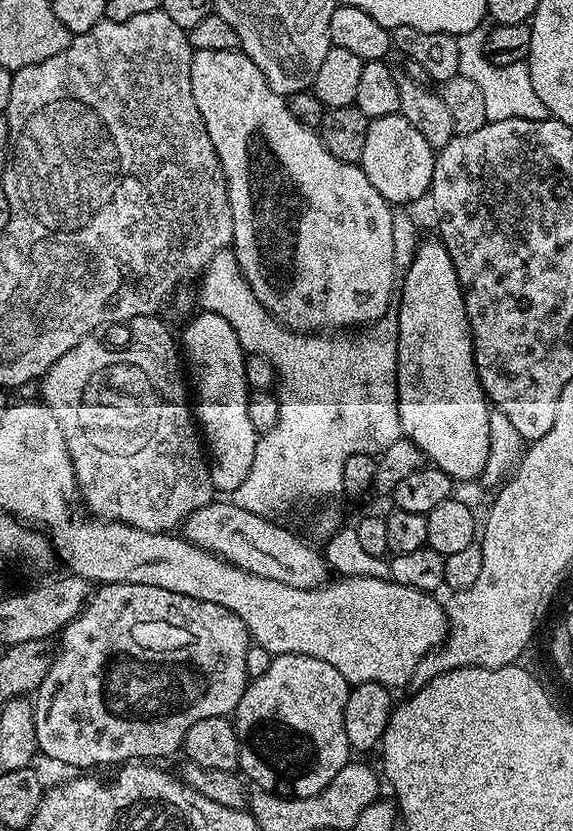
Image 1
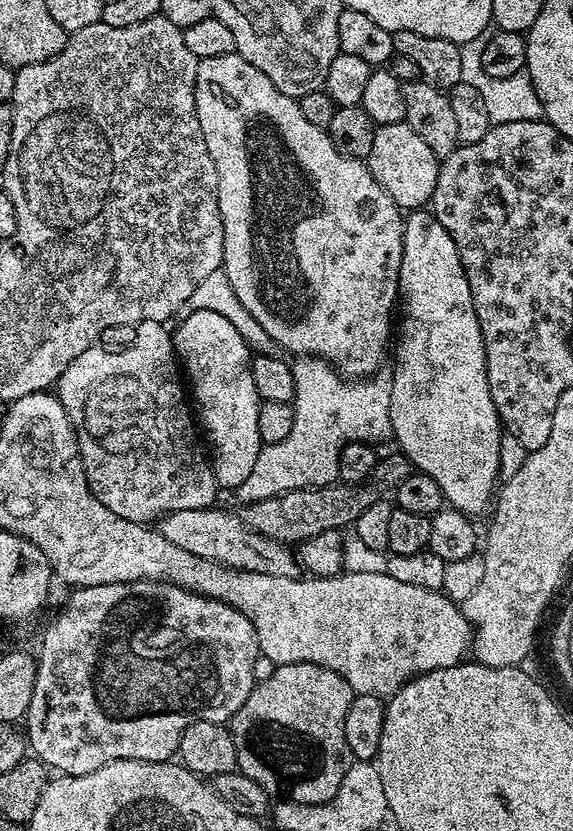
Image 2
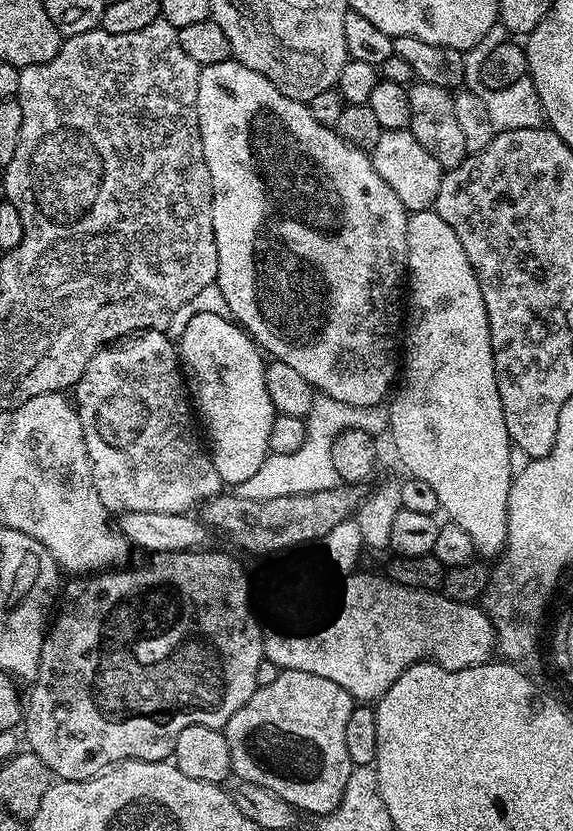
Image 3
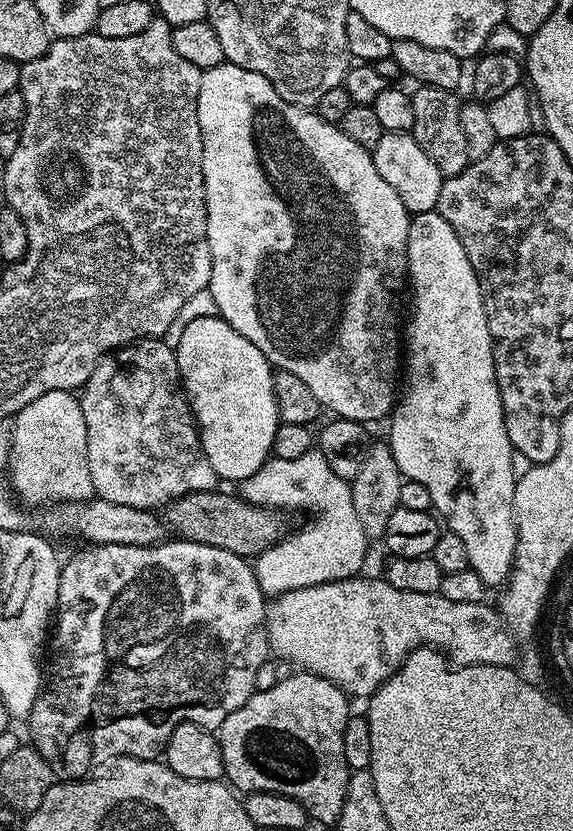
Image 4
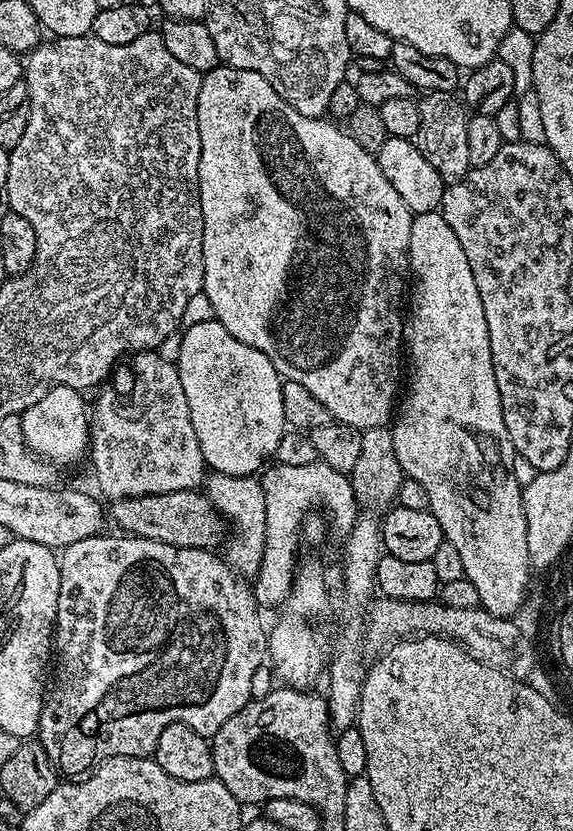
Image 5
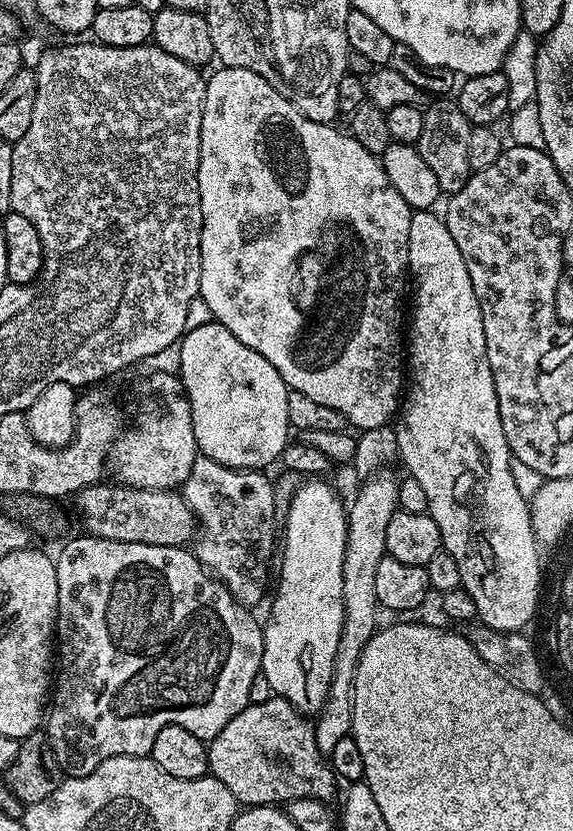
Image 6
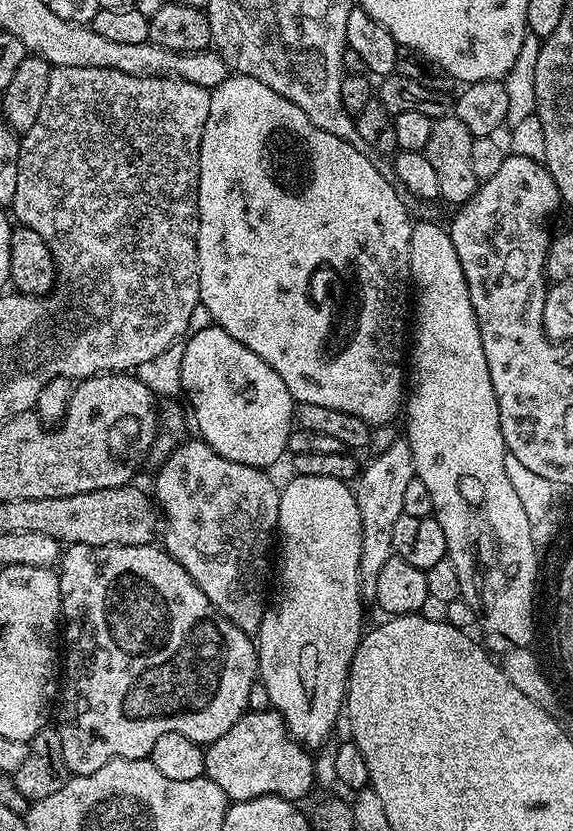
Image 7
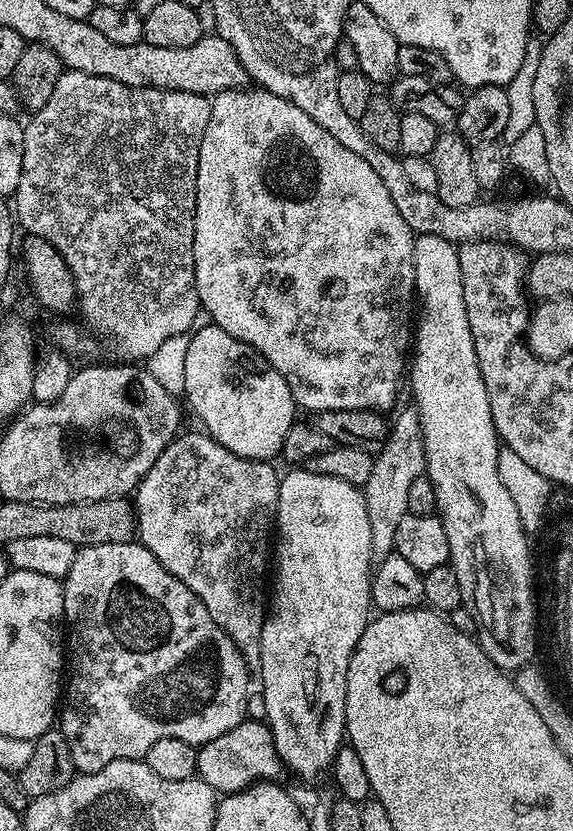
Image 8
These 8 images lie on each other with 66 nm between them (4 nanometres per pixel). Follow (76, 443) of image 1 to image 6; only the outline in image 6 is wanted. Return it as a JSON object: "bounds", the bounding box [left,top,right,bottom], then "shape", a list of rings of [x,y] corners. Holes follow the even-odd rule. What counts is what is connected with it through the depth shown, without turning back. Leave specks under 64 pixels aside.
{"bounds":[110,373,198,490],"shape":[[[154,373],[144,380],[140,392],[144,395],[144,413],[136,420],[136,425],[129,427],[112,445],[110,453],[110,472],[116,475],[117,485],[132,488],[162,488],[176,490],[183,485],[190,474],[198,455],[196,439],[194,438],[194,422],[190,414],[188,395],[184,393],[184,385],[180,383],[179,375],[170,373]]]}

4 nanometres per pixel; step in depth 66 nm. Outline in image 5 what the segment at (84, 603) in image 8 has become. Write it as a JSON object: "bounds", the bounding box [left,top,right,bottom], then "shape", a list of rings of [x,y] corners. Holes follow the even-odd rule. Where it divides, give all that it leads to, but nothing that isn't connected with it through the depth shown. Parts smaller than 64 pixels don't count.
{"bounds":[38,534,268,778],"shape":[[[101,534],[99,536],[91,536],[90,538],[82,538],[82,542],[74,542],[70,546],[66,546],[58,556],[60,561],[60,593],[58,594],[58,610],[56,611],[56,626],[54,629],[54,672],[56,668],[56,681],[51,681],[50,687],[46,692],[44,709],[40,715],[40,726],[38,729],[38,739],[42,742],[42,746],[46,750],[46,754],[52,760],[52,765],[57,773],[64,778],[80,778],[85,774],[91,773],[96,765],[101,764],[103,760],[108,760],[112,756],[142,756],[151,757],[158,746],[158,734],[162,734],[162,730],[166,730],[166,726],[171,724],[185,724],[194,730],[198,730],[198,734],[206,737],[215,736],[218,729],[226,723],[234,714],[238,714],[238,710],[242,710],[248,705],[248,701],[252,699],[250,694],[250,682],[254,678],[254,670],[258,670],[258,666],[262,666],[266,662],[268,655],[268,632],[266,624],[264,628],[264,620],[262,609],[257,604],[254,594],[252,593],[252,584],[239,572],[234,571],[228,565],[228,561],[223,555],[217,554],[215,551],[207,548],[175,548],[166,542],[154,542],[150,538],[142,538],[141,536],[129,536],[127,534],[117,534],[118,536],[108,536],[109,534]]]}

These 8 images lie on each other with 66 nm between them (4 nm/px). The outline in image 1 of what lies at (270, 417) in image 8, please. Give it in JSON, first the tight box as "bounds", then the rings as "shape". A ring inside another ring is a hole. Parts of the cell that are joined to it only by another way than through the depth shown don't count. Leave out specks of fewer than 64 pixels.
{"bounds":[182,311,258,494],"shape":[[[197,311],[197,316],[184,328],[182,356],[194,393],[194,416],[206,445],[208,473],[213,489],[231,494],[246,482],[250,466],[254,466],[254,450],[258,433],[250,422],[250,406],[244,366],[245,350],[234,334],[234,326],[213,312]]]}

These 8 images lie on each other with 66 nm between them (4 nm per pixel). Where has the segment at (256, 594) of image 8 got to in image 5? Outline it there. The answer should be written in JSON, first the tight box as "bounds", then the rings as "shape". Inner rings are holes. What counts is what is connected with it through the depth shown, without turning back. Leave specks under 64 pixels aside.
{"bounds":[206,472,266,578],"shape":[[[212,472],[206,480],[206,495],[212,507],[224,517],[230,531],[222,548],[222,555],[234,571],[245,578],[255,578],[262,566],[266,542],[266,494],[259,479],[251,476],[227,476]]]}

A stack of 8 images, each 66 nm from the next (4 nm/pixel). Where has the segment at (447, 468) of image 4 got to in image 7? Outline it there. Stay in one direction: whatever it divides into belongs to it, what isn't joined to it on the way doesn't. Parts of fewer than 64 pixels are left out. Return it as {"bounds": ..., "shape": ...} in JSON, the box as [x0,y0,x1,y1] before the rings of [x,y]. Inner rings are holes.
{"bounds":[406,220,532,648],"shape":[[[432,220],[413,223],[410,234],[410,262],[408,263],[411,283],[414,285],[414,300],[420,305],[414,308],[414,332],[416,328],[416,345],[410,348],[410,391],[406,396],[406,416],[408,412],[408,433],[406,439],[416,467],[416,476],[426,482],[430,490],[430,498],[434,498],[434,515],[438,526],[446,534],[448,547],[447,559],[454,562],[458,570],[460,595],[476,612],[478,628],[484,631],[483,643],[488,648],[496,644],[496,648],[508,648],[508,644],[524,644],[528,640],[528,612],[532,597],[532,540],[528,540],[530,519],[526,516],[525,507],[514,490],[513,483],[506,475],[504,458],[506,449],[502,438],[502,426],[498,418],[498,398],[494,394],[494,386],[490,382],[490,366],[486,366],[486,350],[482,350],[482,334],[478,330],[478,322],[474,314],[474,306],[470,302],[470,290],[466,286],[466,274],[462,274],[462,262],[458,262],[458,250],[454,250],[452,233],[447,227],[435,224]]]}

